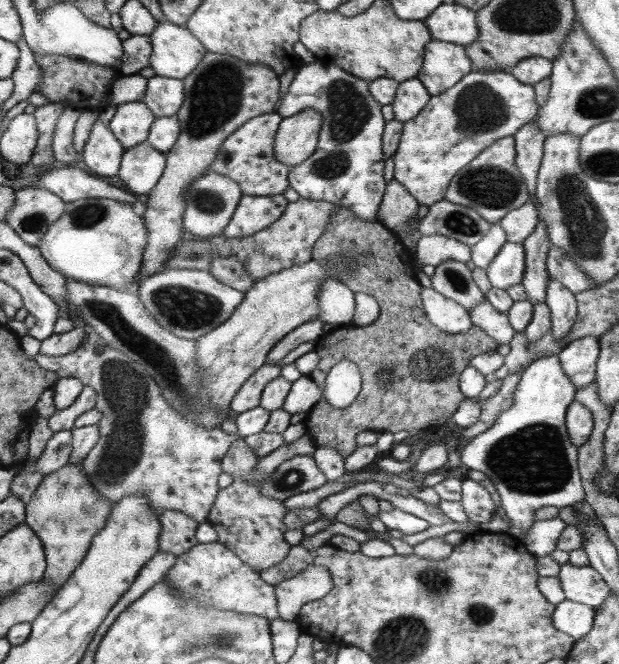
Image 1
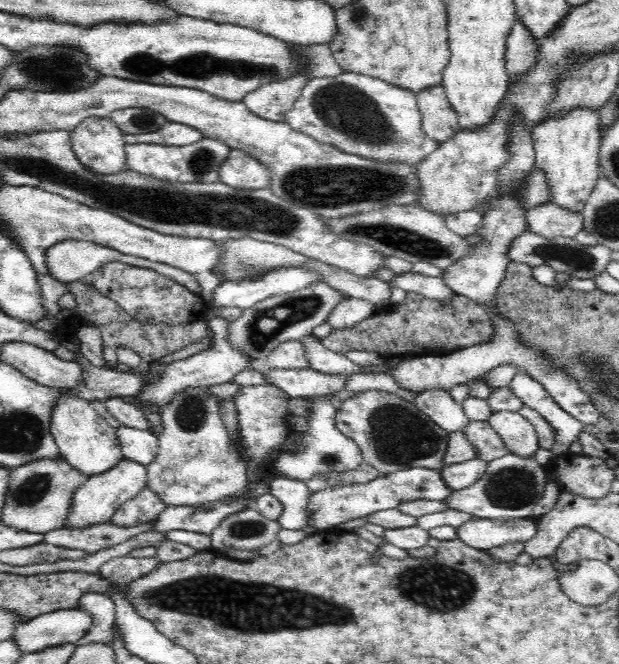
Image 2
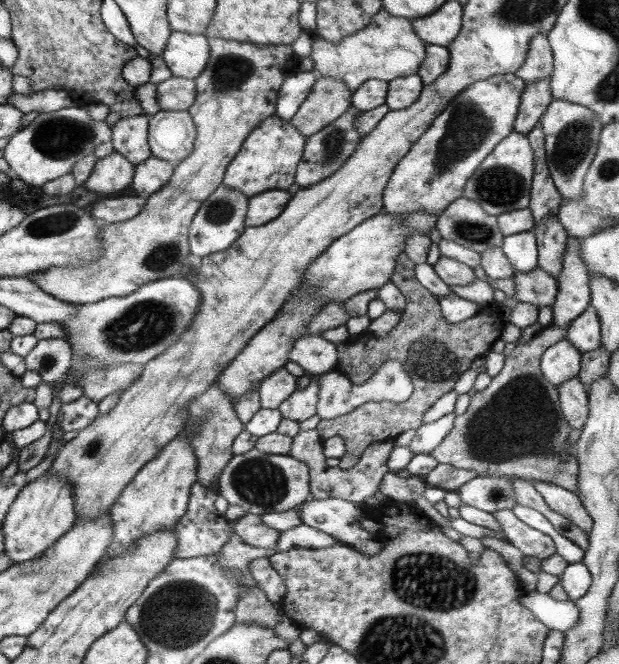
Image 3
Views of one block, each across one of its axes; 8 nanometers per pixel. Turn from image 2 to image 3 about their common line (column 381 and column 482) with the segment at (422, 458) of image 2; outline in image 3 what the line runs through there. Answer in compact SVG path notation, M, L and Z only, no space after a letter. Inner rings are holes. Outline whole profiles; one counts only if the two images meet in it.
M550 324L527 342L517 342L516 348L505 356L504 367L500 373L492 377L486 389L478 391L471 397L466 412L455 418L450 434L430 452L430 455L440 464L452 464L456 468L474 470L482 477L518 476L526 481L551 483L580 494L577 484L578 469L580 469L578 460L575 454L566 456L562 454L572 428L562 416L558 389L542 376L540 366L542 353L561 339L566 339L567 333L568 328Z

